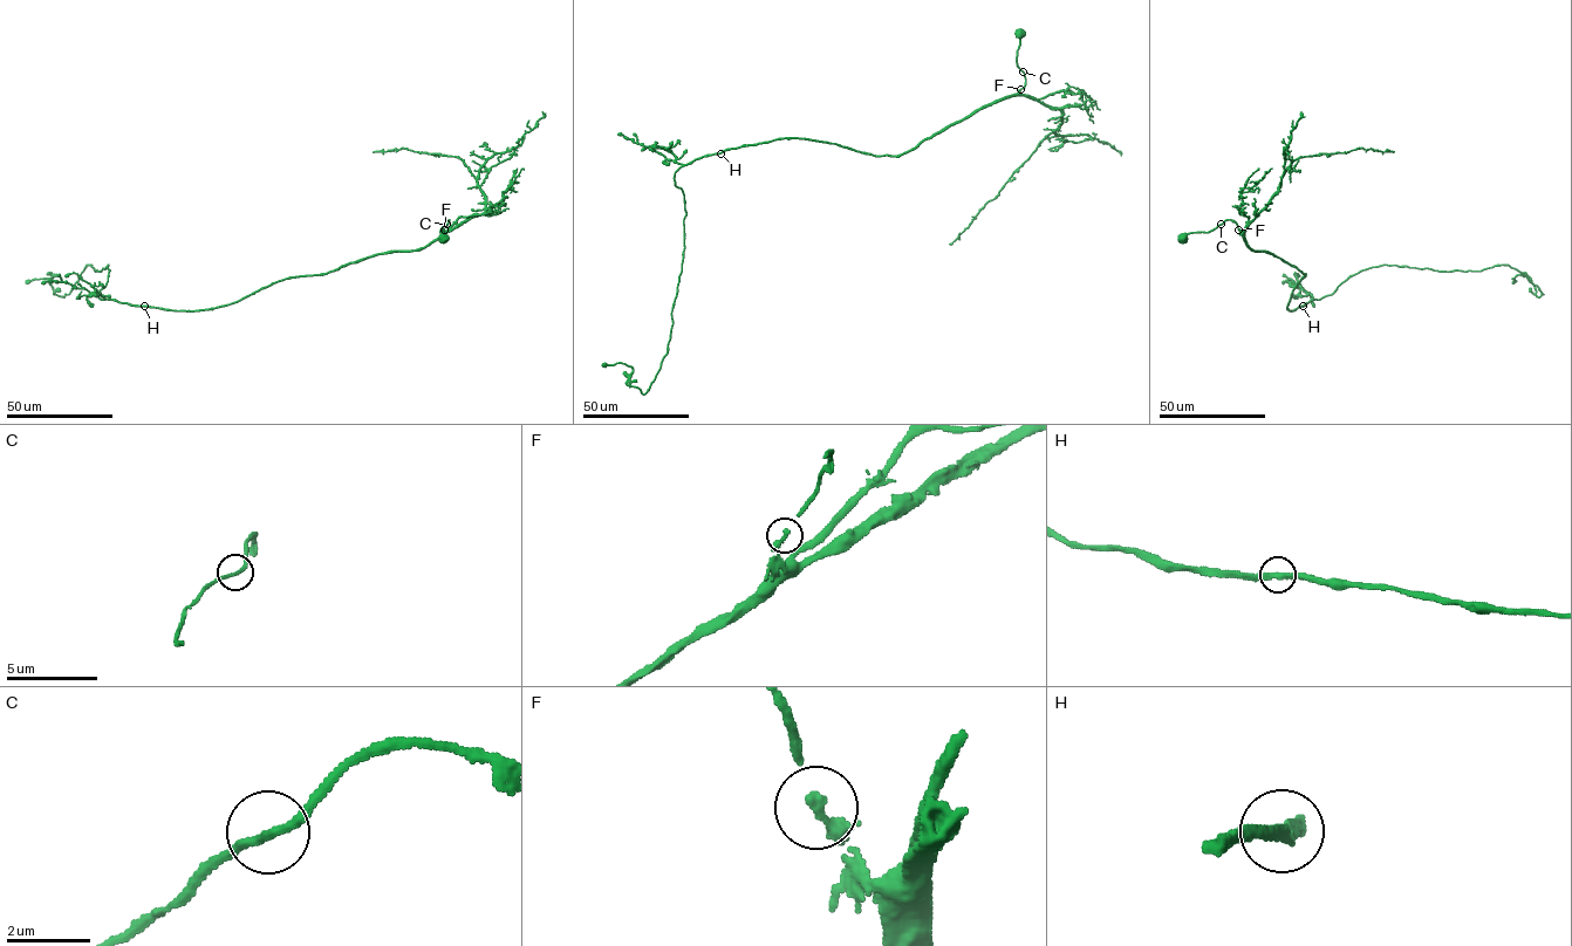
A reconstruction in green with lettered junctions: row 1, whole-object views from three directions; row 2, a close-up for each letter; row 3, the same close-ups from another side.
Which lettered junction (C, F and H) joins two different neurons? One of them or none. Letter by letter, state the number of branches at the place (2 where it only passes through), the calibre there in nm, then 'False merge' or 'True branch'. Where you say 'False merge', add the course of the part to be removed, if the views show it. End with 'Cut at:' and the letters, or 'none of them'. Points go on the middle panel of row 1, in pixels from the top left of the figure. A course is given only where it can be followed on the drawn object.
C: Branches: 2. Thickness 200 nm. True branch
F: Branches: 2. Thickness 220 nm. True branch
H: Branches: 2. Thickness 280 nm. True branch
Cut at: none of them

